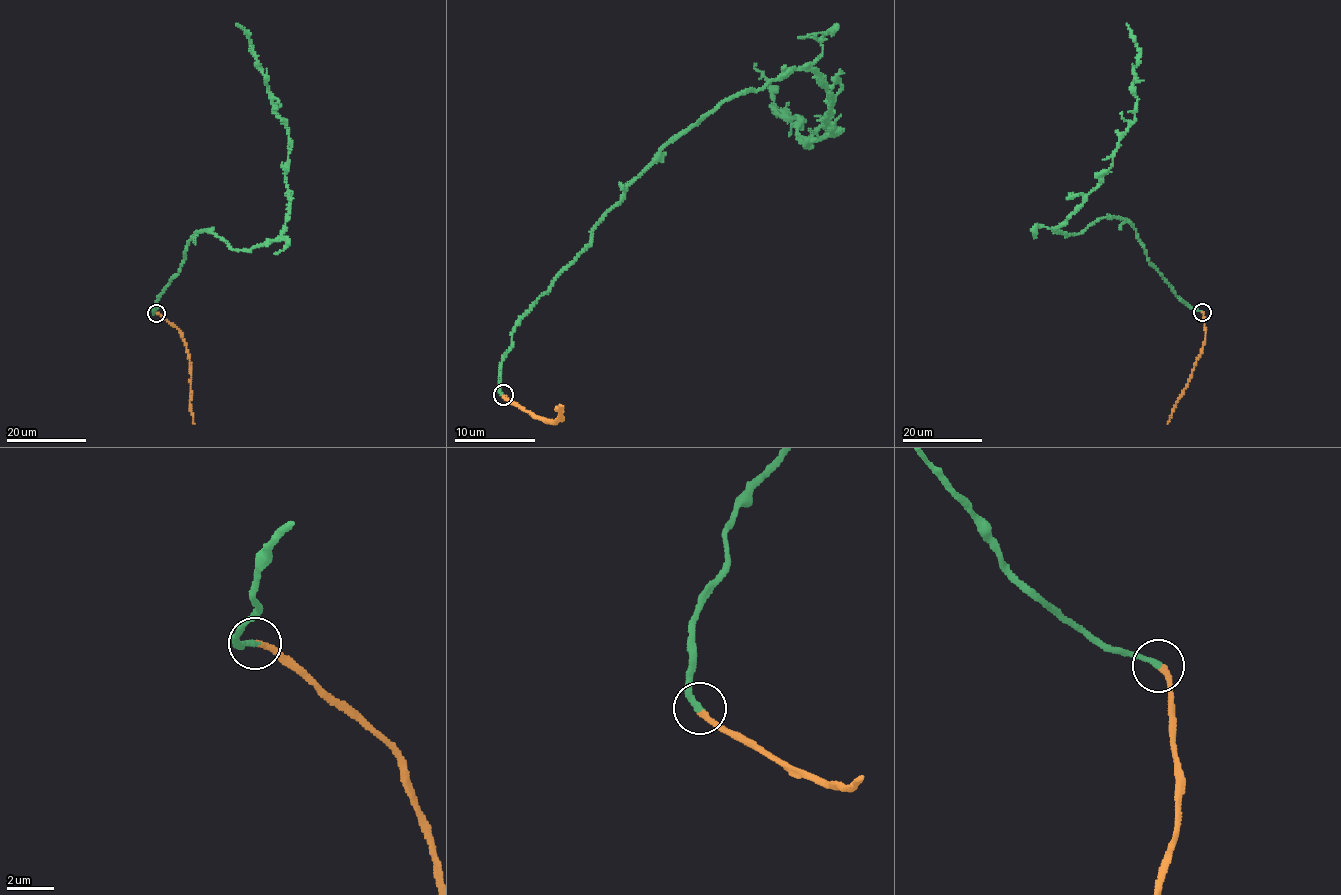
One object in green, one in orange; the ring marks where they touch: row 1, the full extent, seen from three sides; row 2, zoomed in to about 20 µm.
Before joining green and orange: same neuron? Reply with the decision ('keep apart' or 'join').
join

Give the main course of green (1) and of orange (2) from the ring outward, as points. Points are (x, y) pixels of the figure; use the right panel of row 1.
1: (1202, 312), (1176, 295), (1123, 219), (1070, 235), (1055, 229), (1099, 184), (1135, 118), (1139, 49), (1126, 24)
2: (1202, 312), (1205, 332), (1202, 350), (1167, 424)

